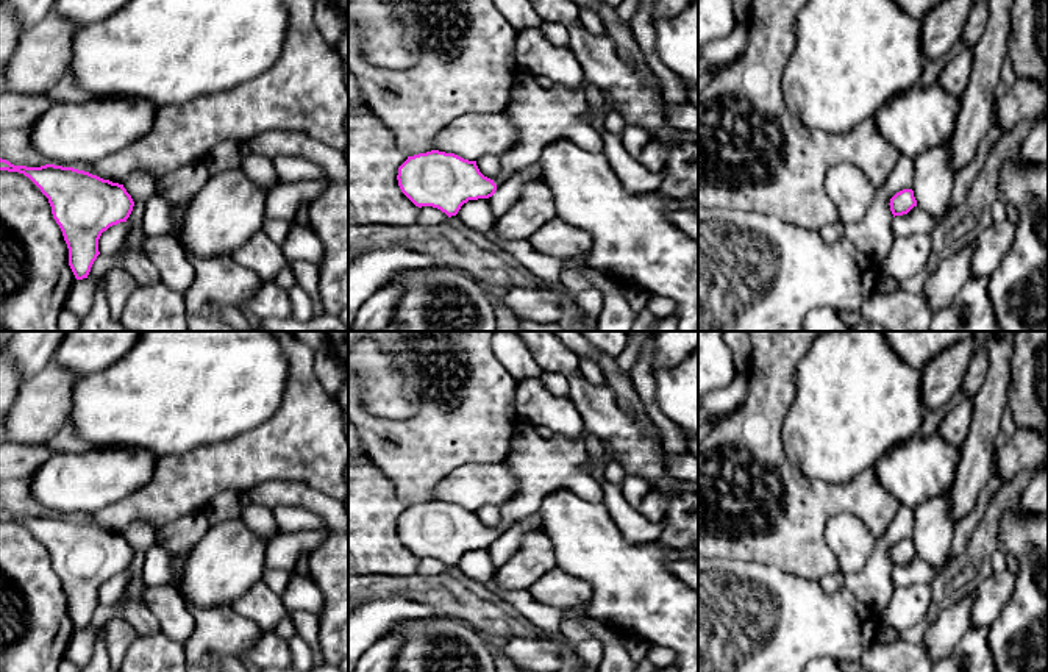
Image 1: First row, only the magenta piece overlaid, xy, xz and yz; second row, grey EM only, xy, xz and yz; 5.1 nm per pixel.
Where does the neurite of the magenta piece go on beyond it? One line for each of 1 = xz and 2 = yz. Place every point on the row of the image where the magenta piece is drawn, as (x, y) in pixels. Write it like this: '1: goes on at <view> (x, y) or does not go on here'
1: goes on at xz (539, 116)
2: does not go on here

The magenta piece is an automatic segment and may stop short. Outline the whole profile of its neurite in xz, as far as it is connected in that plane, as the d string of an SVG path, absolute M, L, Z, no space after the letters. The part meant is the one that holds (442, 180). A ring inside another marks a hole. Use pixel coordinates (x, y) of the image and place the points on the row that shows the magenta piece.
M519 70L504 109L517 130L517 142L500 158L501 169L495 180L484 177L476 161L464 159L454 153L431 150L408 156L398 167L398 186L415 206L433 206L448 217L456 216L469 200L492 197L498 184L537 163L544 147L558 138L567 138L583 150L603 152L604 141L601 134L584 119L587 108L586 83L575 89L556 86L548 91L537 84L533 73Z

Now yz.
M903 189L903 191L897 192L890 198L889 205L890 205L890 211L892 211L893 217L907 214L914 206L917 206L914 191L912 189Z

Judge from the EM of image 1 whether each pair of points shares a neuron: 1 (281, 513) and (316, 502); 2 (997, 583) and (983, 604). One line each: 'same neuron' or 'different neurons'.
1: different neurons
2: same neuron

